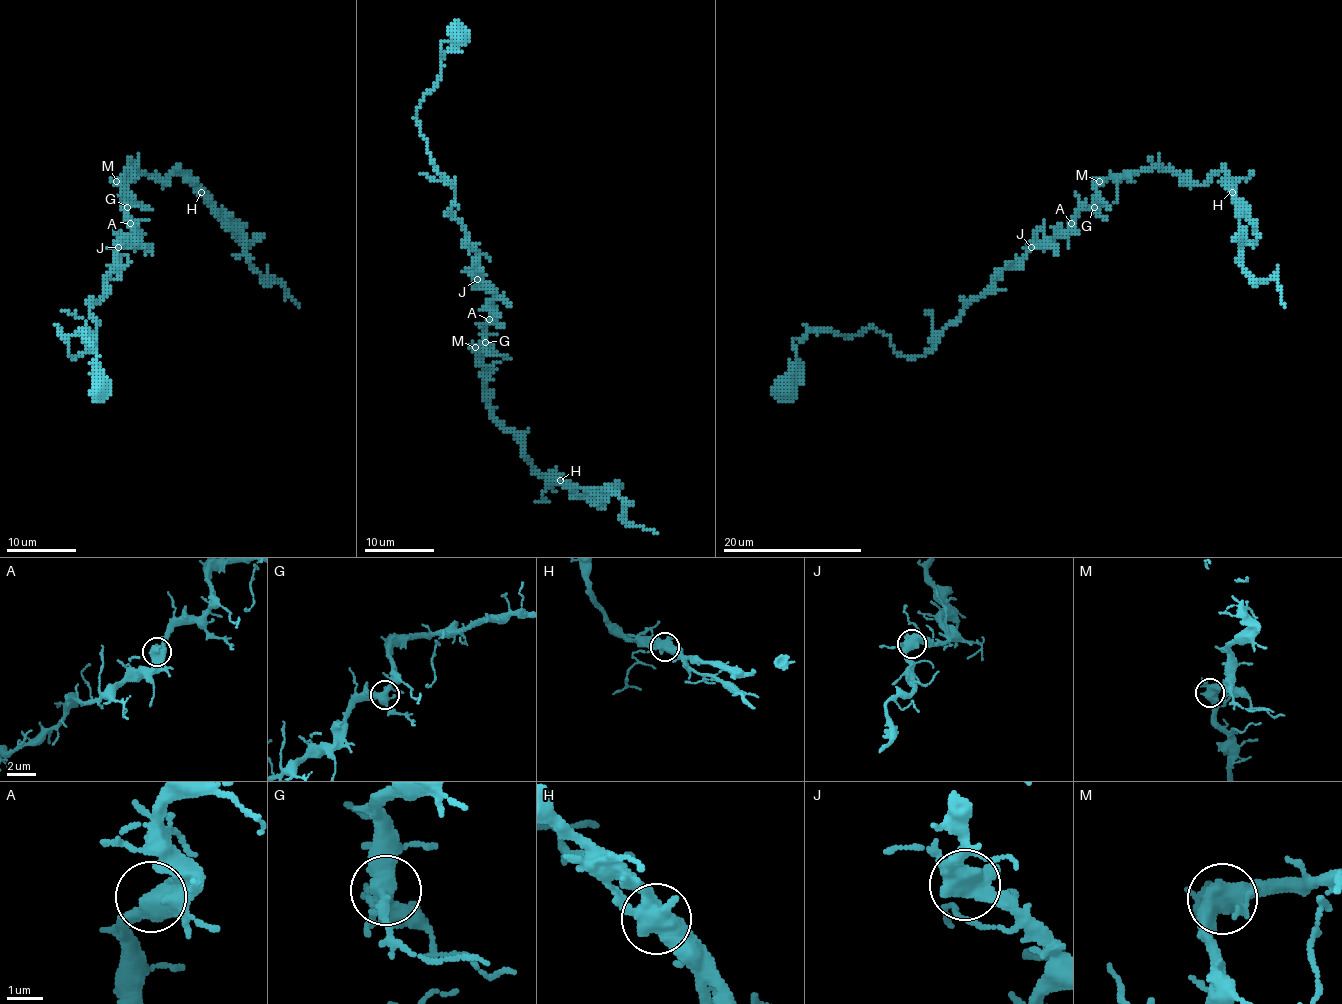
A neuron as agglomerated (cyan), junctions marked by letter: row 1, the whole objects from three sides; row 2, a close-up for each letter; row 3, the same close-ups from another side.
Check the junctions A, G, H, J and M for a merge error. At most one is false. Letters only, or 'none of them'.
H

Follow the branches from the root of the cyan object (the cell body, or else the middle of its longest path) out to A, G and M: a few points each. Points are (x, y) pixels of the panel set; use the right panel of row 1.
A: (1059, 233), (1066, 233), (1071, 223)
G: (1059, 233), (1069, 230), (1069, 224), (1081, 210), (1094, 207)
M: (1059, 233), (1066, 233), (1074, 217), (1095, 202), (1099, 181)

